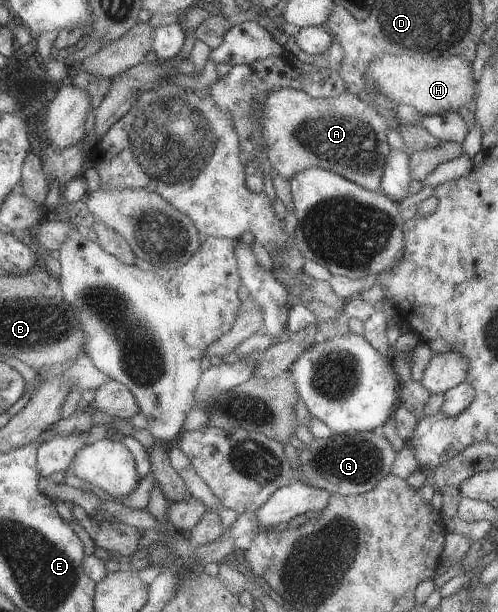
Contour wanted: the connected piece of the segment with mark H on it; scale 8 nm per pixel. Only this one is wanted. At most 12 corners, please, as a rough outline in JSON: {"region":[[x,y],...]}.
{"region":[[377,56],[365,68],[394,103],[430,116],[476,98],[461,56]]}

